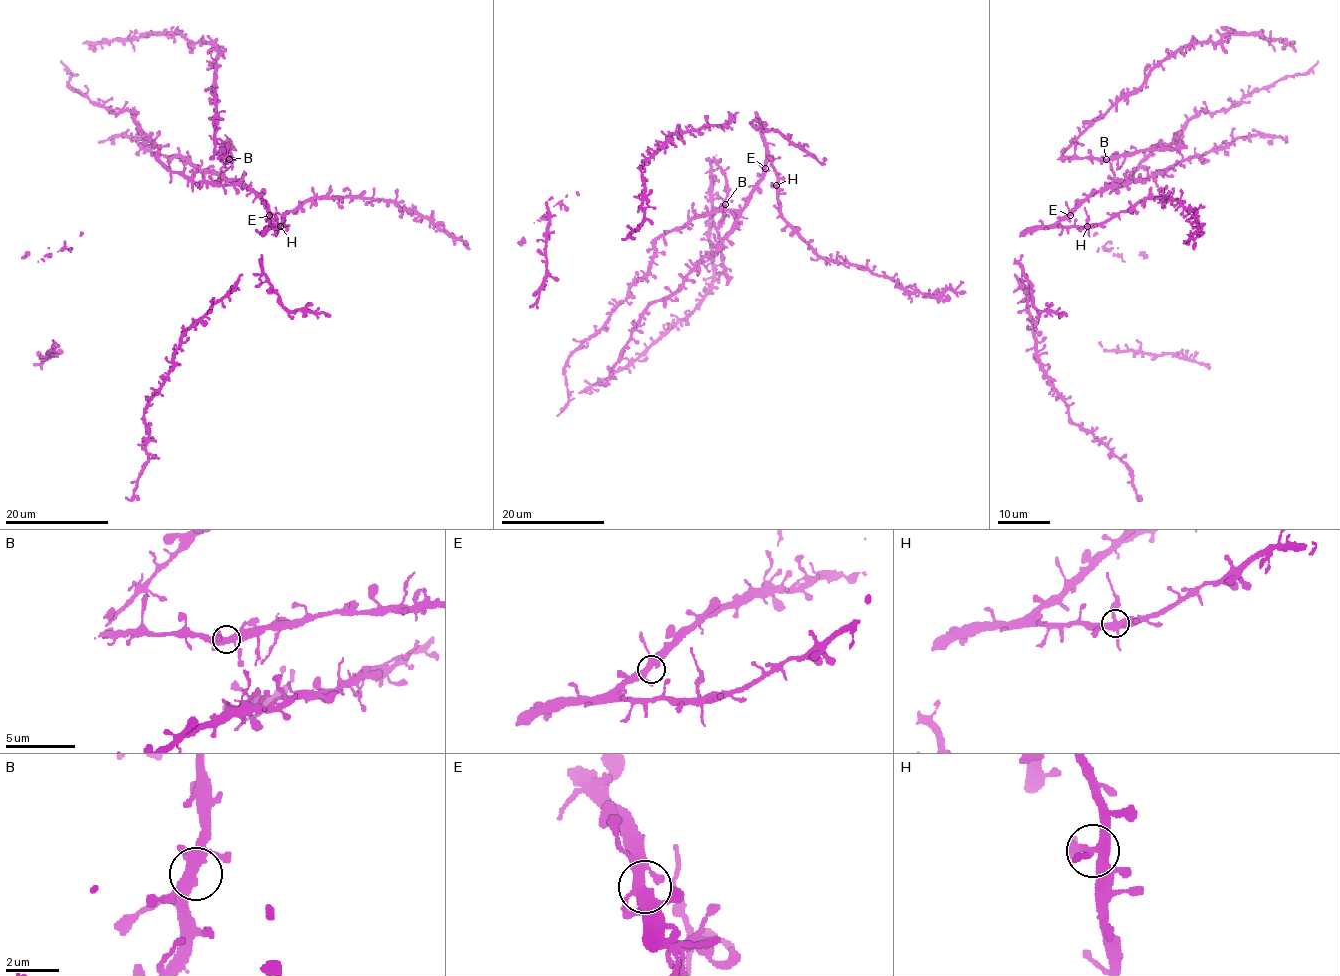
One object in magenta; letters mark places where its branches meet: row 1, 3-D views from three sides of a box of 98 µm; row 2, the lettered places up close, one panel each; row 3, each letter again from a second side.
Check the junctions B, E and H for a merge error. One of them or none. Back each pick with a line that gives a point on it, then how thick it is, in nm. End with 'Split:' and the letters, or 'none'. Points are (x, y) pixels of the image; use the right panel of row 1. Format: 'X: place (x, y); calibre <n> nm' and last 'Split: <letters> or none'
H: place (1087, 226); calibre 400 nm
Split: H

